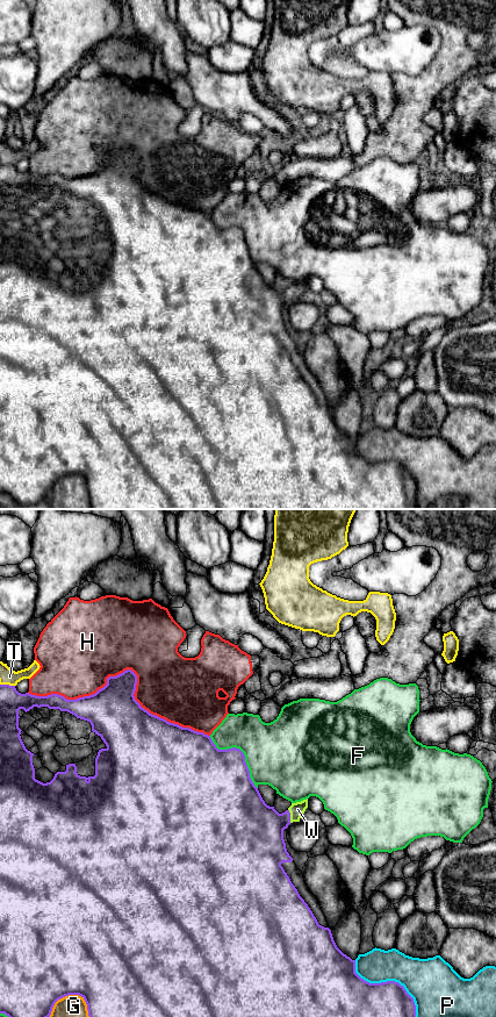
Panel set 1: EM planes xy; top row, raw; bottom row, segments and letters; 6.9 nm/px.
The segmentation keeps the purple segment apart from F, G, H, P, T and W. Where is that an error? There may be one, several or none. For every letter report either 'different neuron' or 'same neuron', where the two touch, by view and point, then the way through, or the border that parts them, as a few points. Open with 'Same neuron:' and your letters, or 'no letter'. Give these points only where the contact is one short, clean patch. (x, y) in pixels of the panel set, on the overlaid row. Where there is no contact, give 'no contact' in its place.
Same neuron: W
F: different neuron; meets purple in xy at (242, 752)
G: different neuron; meets purple in xy at (71, 994)
H: different neuron; meets purple in xy at (130, 670)
P: different neuron; meets purple in xy at (388, 981)
T: different neuron; meets purple in xy at (7, 685)
W: same neuron; meets purple in xy at (289, 816); runs through xy (256, 829), (280, 822), (289, 816), (297, 809)

